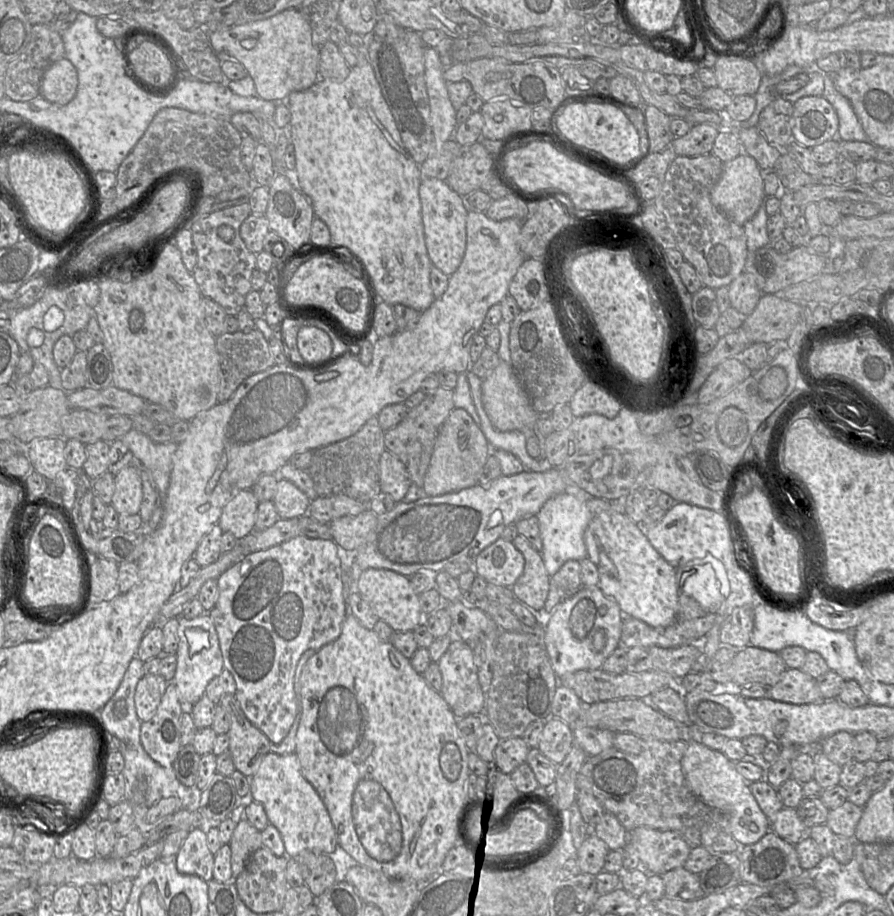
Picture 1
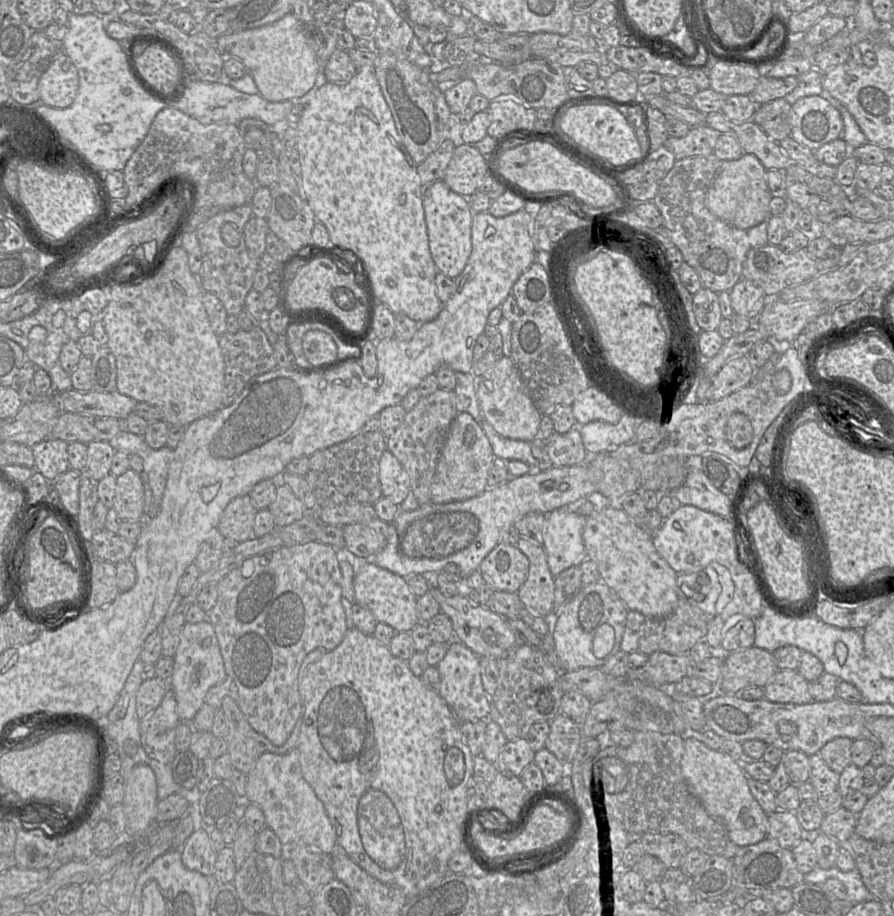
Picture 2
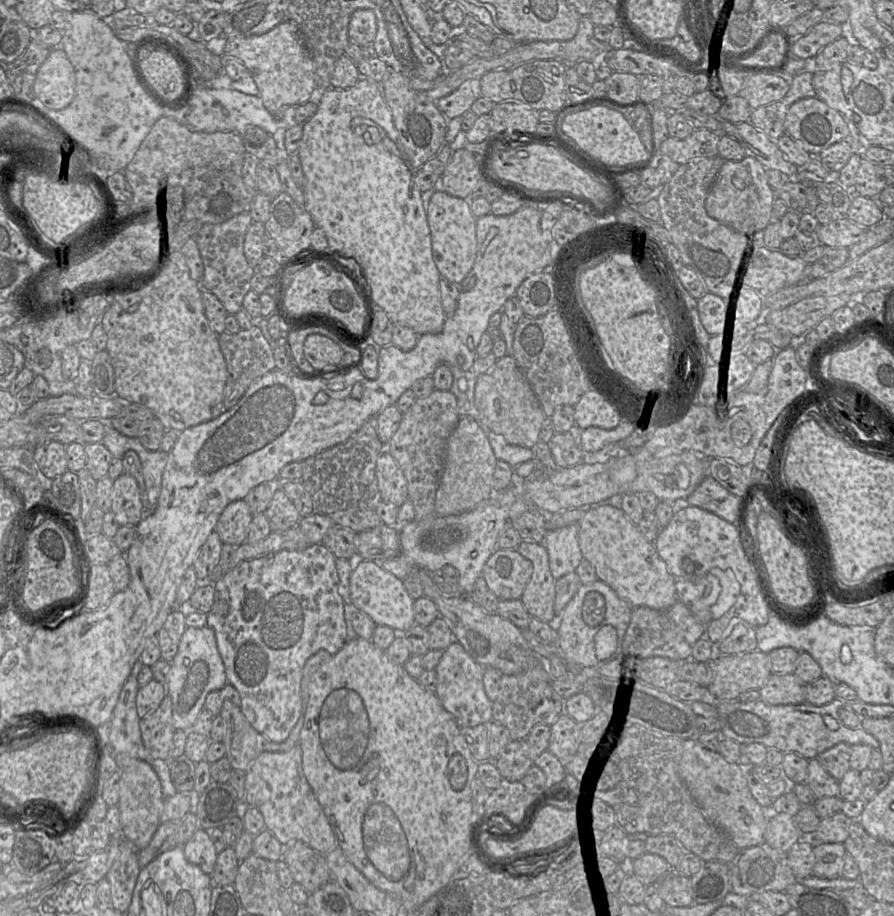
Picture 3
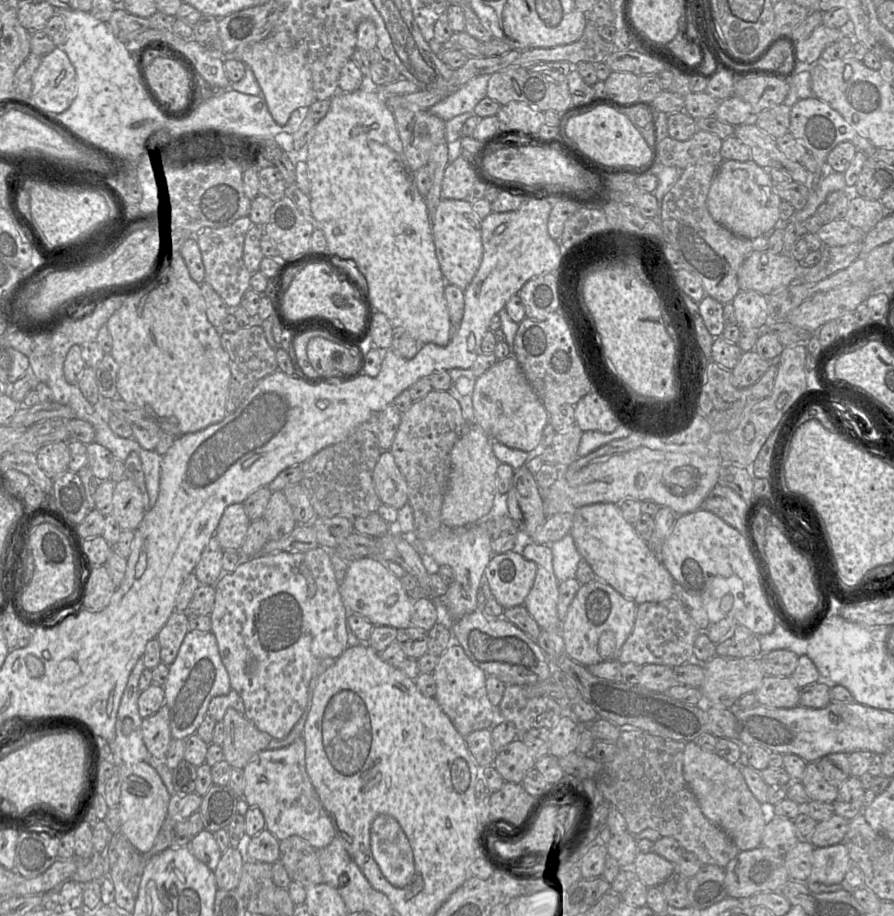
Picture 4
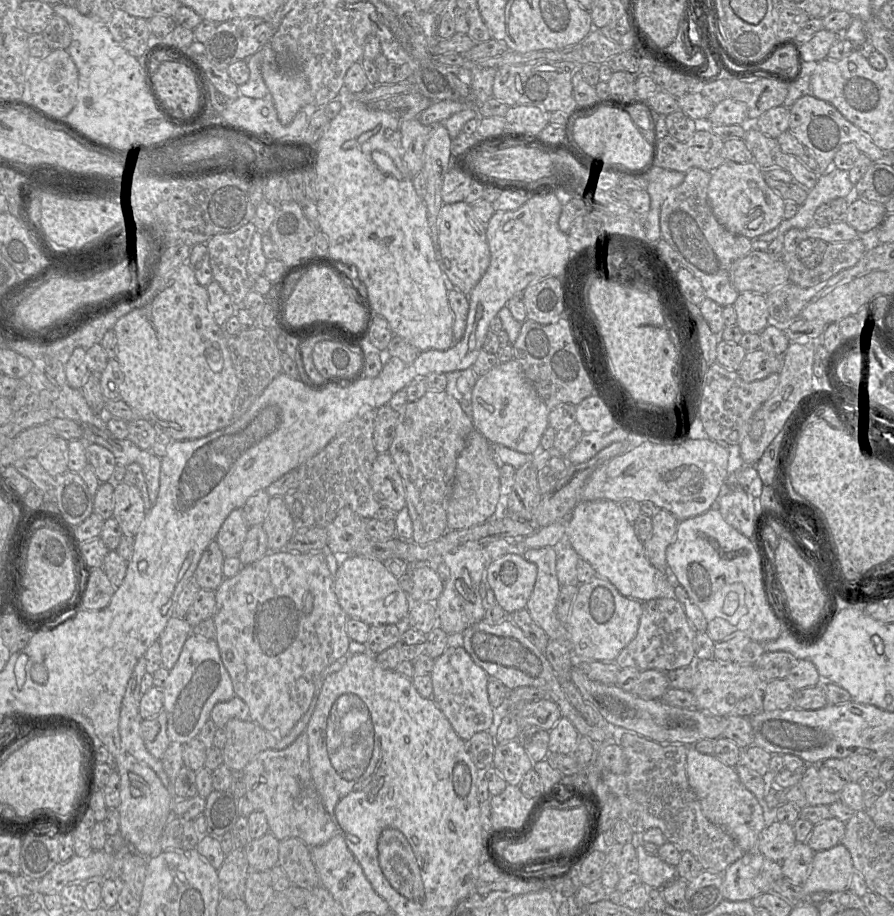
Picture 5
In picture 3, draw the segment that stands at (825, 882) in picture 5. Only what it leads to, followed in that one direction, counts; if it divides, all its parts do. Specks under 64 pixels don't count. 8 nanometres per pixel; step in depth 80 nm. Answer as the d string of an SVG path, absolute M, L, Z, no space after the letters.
M814 843L815 864L813 873L820 878L841 876L846 849L843 843Z

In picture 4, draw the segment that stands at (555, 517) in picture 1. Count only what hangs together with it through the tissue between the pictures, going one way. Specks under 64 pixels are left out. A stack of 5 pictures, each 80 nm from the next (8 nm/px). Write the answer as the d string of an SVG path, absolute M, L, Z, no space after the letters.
M570 533L549 545L552 551L554 574L559 583L576 578L576 571L582 556L578 552Z

